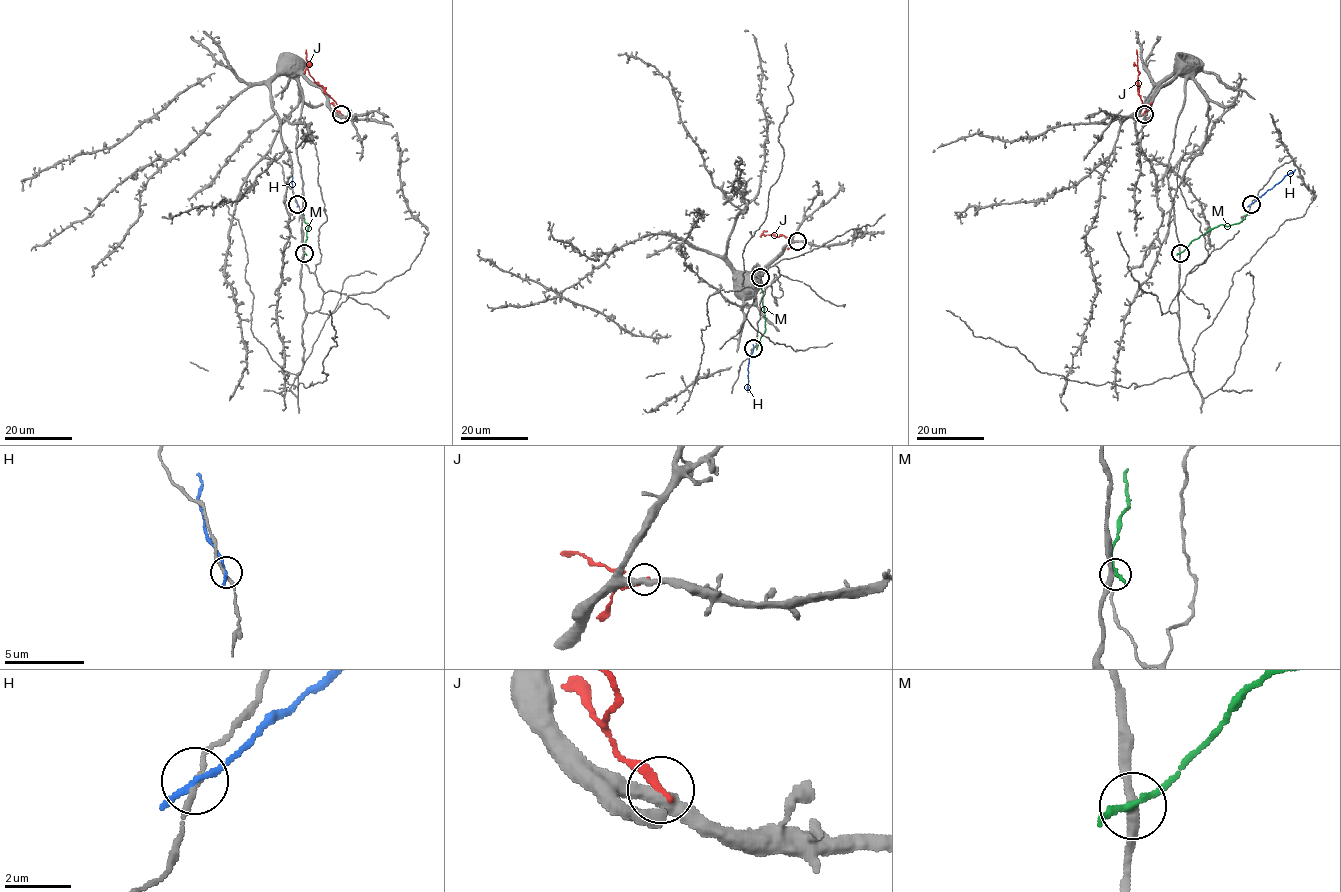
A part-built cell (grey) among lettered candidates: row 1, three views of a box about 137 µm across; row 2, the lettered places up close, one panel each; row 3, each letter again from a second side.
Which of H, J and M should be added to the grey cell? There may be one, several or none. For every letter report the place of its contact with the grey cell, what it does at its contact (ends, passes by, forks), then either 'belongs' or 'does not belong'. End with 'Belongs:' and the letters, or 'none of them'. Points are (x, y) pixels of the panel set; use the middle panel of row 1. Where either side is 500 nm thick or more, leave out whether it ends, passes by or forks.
H: contact (753, 348); it passes by; does not belong
J: contact (797, 241); it ends; does not belong
M: contact (760, 277); it passes by; does not belong
Belongs: none of them

